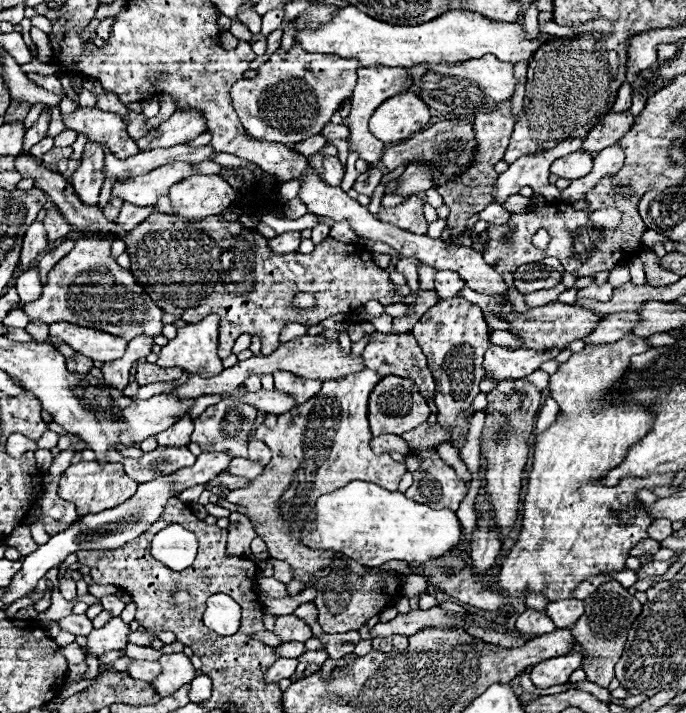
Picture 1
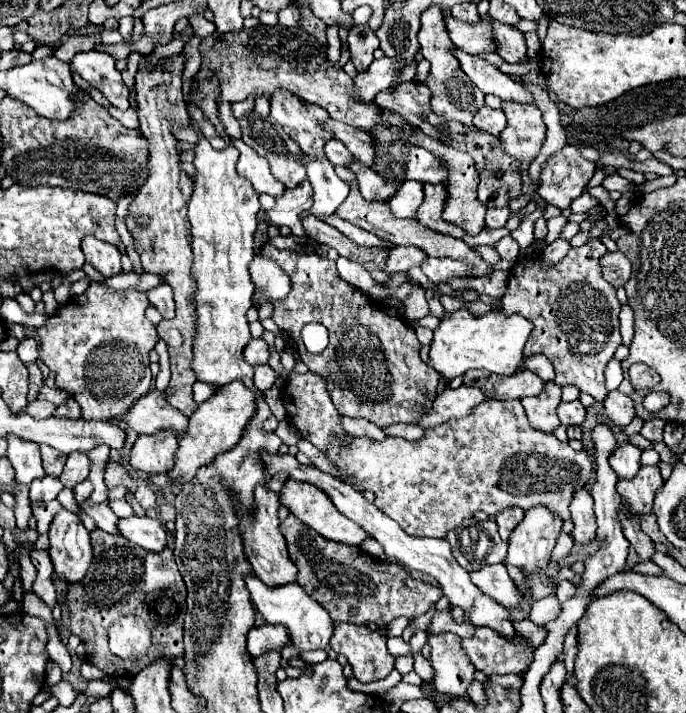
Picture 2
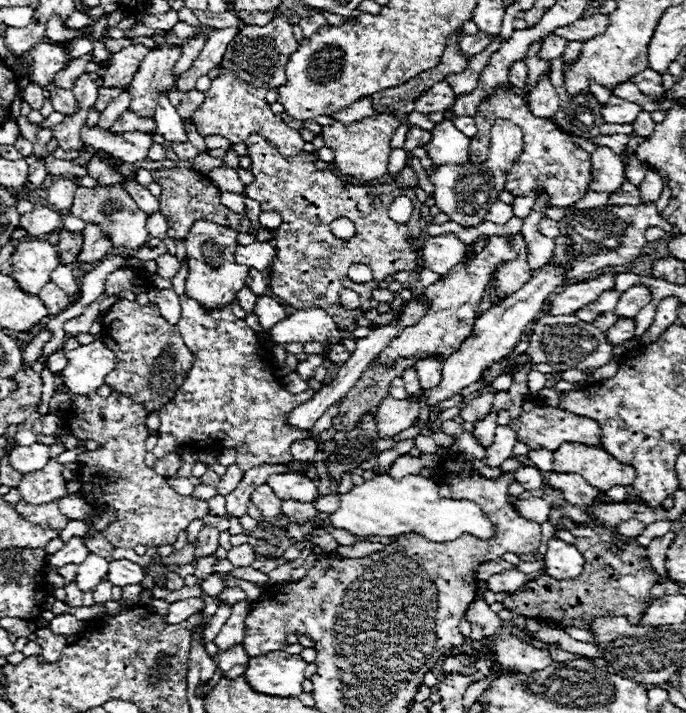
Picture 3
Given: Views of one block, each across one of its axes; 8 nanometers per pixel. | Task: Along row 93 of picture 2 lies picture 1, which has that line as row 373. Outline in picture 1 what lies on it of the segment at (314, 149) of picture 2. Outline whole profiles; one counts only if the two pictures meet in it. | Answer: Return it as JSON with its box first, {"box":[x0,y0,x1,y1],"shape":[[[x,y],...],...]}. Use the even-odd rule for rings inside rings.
{"box":[274,372,322,406],"shape":[[[290,372],[274,374],[274,388],[280,388],[280,392],[288,392],[288,396],[296,400],[296,406],[310,400],[320,390],[320,386],[322,386],[320,380],[304,380]]]}

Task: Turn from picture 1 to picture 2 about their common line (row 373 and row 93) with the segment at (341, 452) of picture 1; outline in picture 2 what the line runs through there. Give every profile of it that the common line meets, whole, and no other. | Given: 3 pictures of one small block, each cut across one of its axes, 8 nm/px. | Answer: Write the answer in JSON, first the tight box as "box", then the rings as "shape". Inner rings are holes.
{"box":[354,56,416,102],"shape":[[[382,56],[370,64],[366,72],[360,72],[354,78],[354,88],[356,88],[356,98],[370,102],[374,96],[382,90],[392,88],[394,82],[402,80],[414,80],[416,78],[416,60],[408,60],[402,64],[400,60],[392,60],[390,56]]]}

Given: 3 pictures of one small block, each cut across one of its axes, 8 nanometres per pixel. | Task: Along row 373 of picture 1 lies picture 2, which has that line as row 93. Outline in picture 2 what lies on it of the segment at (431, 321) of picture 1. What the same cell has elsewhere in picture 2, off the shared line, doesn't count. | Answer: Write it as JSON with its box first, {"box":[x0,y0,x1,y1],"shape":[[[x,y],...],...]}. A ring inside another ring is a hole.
{"box":[418,6,484,126],"shape":[[[430,6],[428,10],[422,12],[420,20],[422,20],[422,28],[420,28],[420,34],[418,34],[420,52],[432,64],[430,74],[424,82],[432,92],[430,108],[432,108],[432,112],[436,112],[436,116],[440,116],[444,120],[458,120],[462,124],[472,126],[472,118],[476,116],[478,108],[484,106],[484,94],[472,84],[472,80],[468,80],[468,76],[464,76],[456,56],[452,56],[454,44],[450,42],[448,32],[444,28],[442,10],[438,6]]]}

